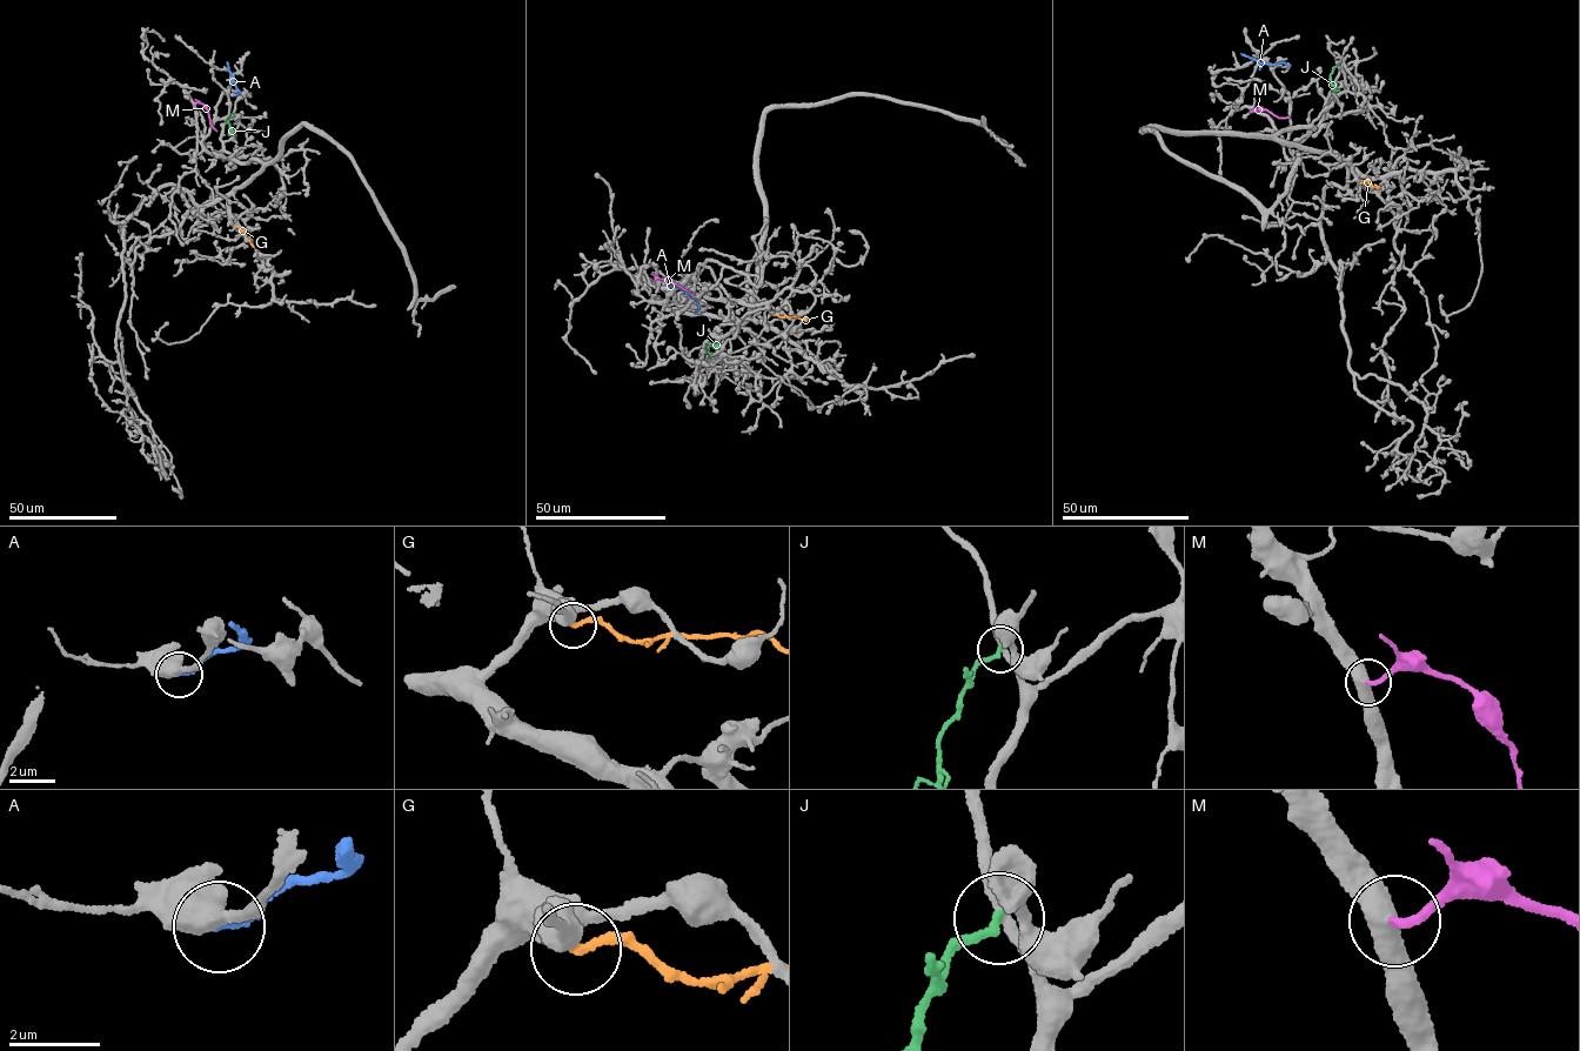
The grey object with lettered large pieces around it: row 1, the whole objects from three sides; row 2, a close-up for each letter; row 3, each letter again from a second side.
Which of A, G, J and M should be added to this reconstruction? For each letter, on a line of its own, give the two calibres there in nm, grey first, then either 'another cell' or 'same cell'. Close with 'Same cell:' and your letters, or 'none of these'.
A: calibres 480 and 190 nm; another cell
G: calibres 480 and 190 nm; another cell
J: calibres 240 and 180 nm; another cell
M: calibres 480 and 180 nm; same cell
Same cell: M

